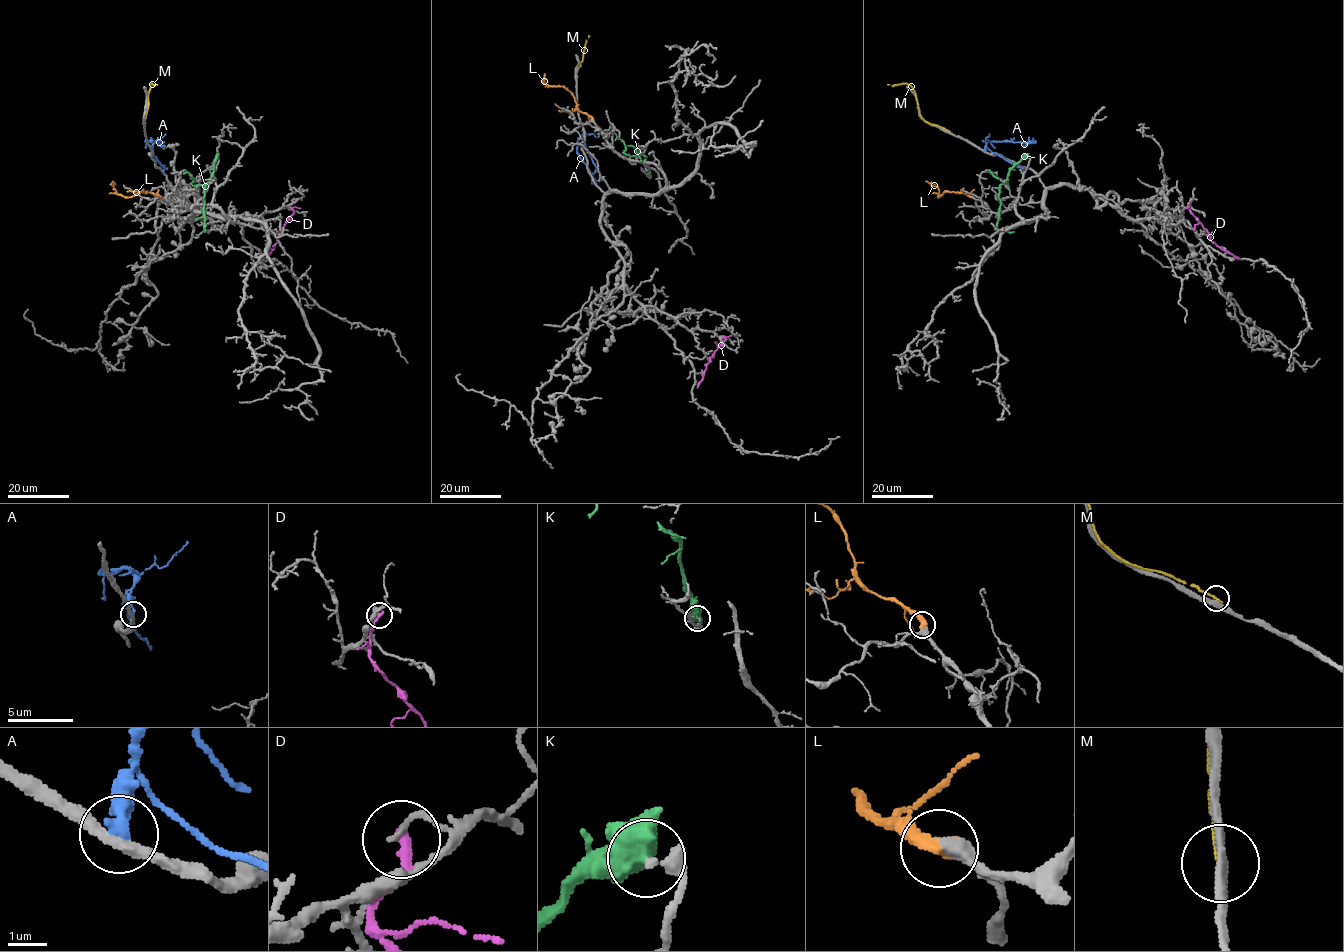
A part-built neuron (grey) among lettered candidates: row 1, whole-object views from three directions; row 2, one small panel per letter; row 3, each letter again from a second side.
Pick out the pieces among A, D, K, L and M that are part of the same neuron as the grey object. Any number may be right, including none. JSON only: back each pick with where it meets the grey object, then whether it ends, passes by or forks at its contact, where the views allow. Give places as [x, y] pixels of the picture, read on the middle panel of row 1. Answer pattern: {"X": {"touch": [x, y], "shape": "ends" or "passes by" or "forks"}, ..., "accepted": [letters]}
{"L": {"touch": [592, 119], "shape": "ends"}, "accepted": ["L"]}

